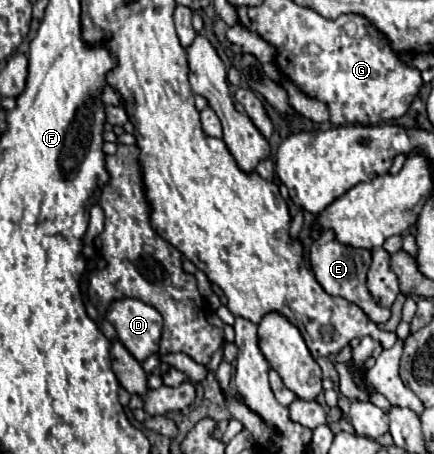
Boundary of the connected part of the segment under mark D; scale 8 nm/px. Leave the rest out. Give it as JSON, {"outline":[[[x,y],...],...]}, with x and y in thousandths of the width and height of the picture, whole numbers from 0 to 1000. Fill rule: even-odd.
{"outline":[[[286,654],[249,672],[244,703],[263,716],[281,760],[327,800],[341,782],[364,778],[373,733],[373,694],[323,659]]]}

